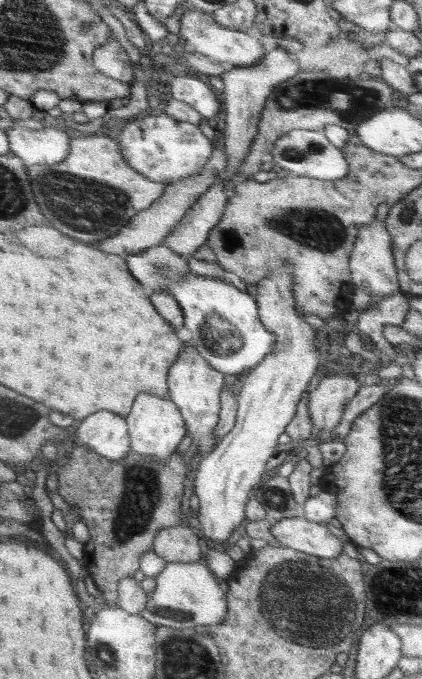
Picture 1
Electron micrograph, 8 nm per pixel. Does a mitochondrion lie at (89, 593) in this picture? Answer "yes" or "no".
no

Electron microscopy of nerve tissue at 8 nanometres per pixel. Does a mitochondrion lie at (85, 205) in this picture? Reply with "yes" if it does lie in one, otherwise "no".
yes

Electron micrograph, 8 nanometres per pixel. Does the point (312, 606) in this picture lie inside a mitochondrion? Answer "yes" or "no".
yes

